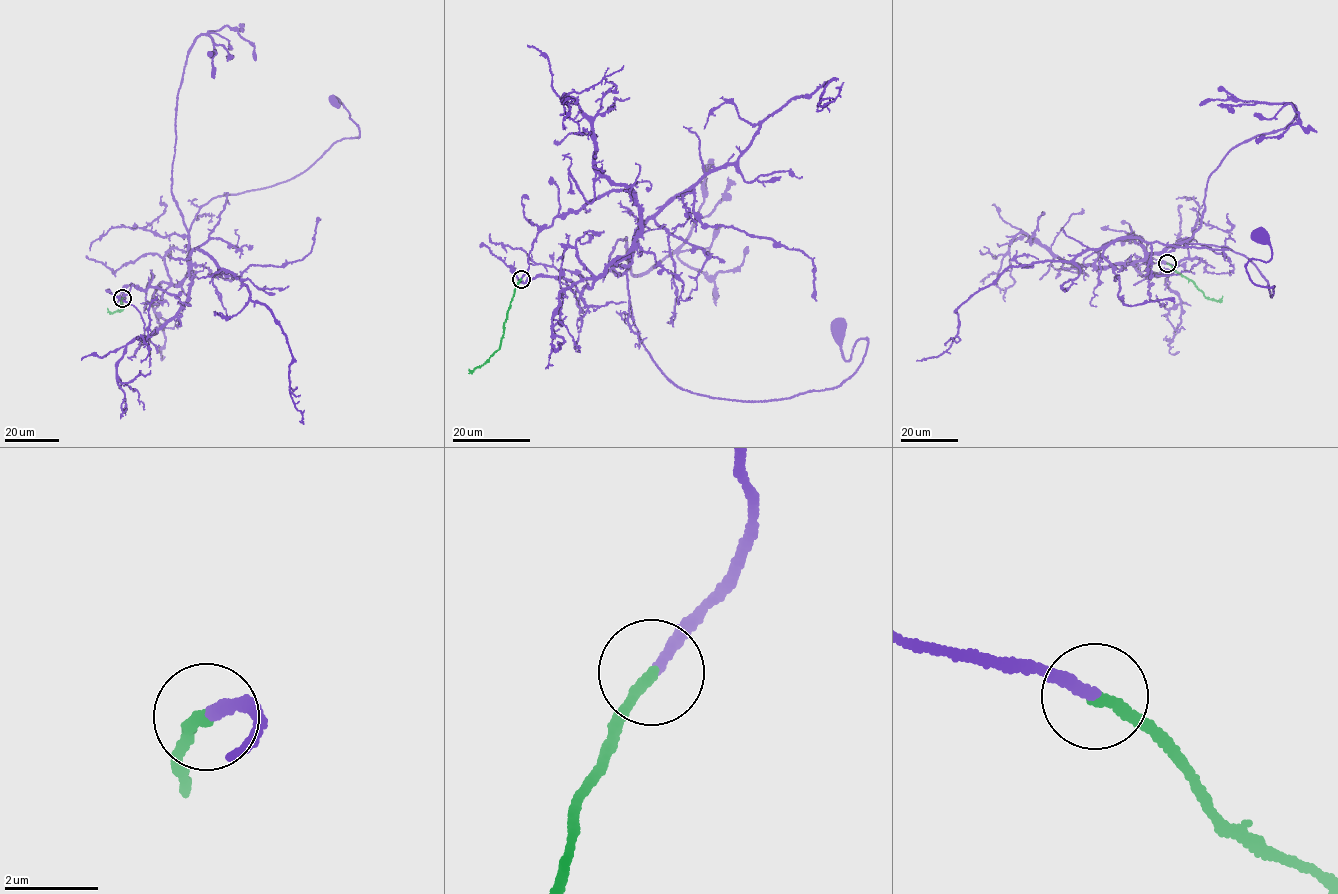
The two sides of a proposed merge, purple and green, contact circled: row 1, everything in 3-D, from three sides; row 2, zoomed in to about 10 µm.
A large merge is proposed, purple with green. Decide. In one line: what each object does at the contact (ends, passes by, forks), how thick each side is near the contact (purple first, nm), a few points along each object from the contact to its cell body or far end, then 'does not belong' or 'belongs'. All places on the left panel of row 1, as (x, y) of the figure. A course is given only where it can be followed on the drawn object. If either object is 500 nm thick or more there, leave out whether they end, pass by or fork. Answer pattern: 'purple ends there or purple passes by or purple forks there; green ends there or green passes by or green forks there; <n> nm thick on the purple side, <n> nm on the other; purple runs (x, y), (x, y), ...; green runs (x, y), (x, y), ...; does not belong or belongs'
purple ends there; green ends there; 240 nm thick on the purple side, 240 nm on the other; purple runs (122, 298), (132, 283), (183, 305), (188, 233), (201, 206), (295, 177), (337, 141), (359, 137), (334, 102); green runs (122, 298), (123, 309), (112, 313), (107, 308); belongs

